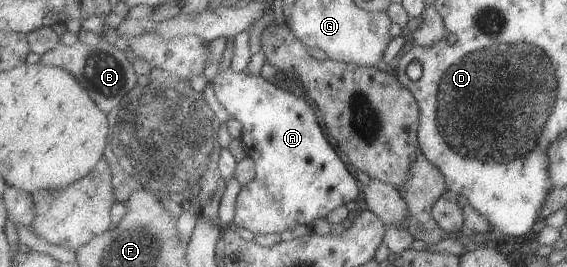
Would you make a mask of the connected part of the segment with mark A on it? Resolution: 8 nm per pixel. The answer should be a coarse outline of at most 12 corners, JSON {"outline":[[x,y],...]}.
{"outline":[[212,82],[258,166],[236,228],[311,226],[363,197],[308,96]]}

